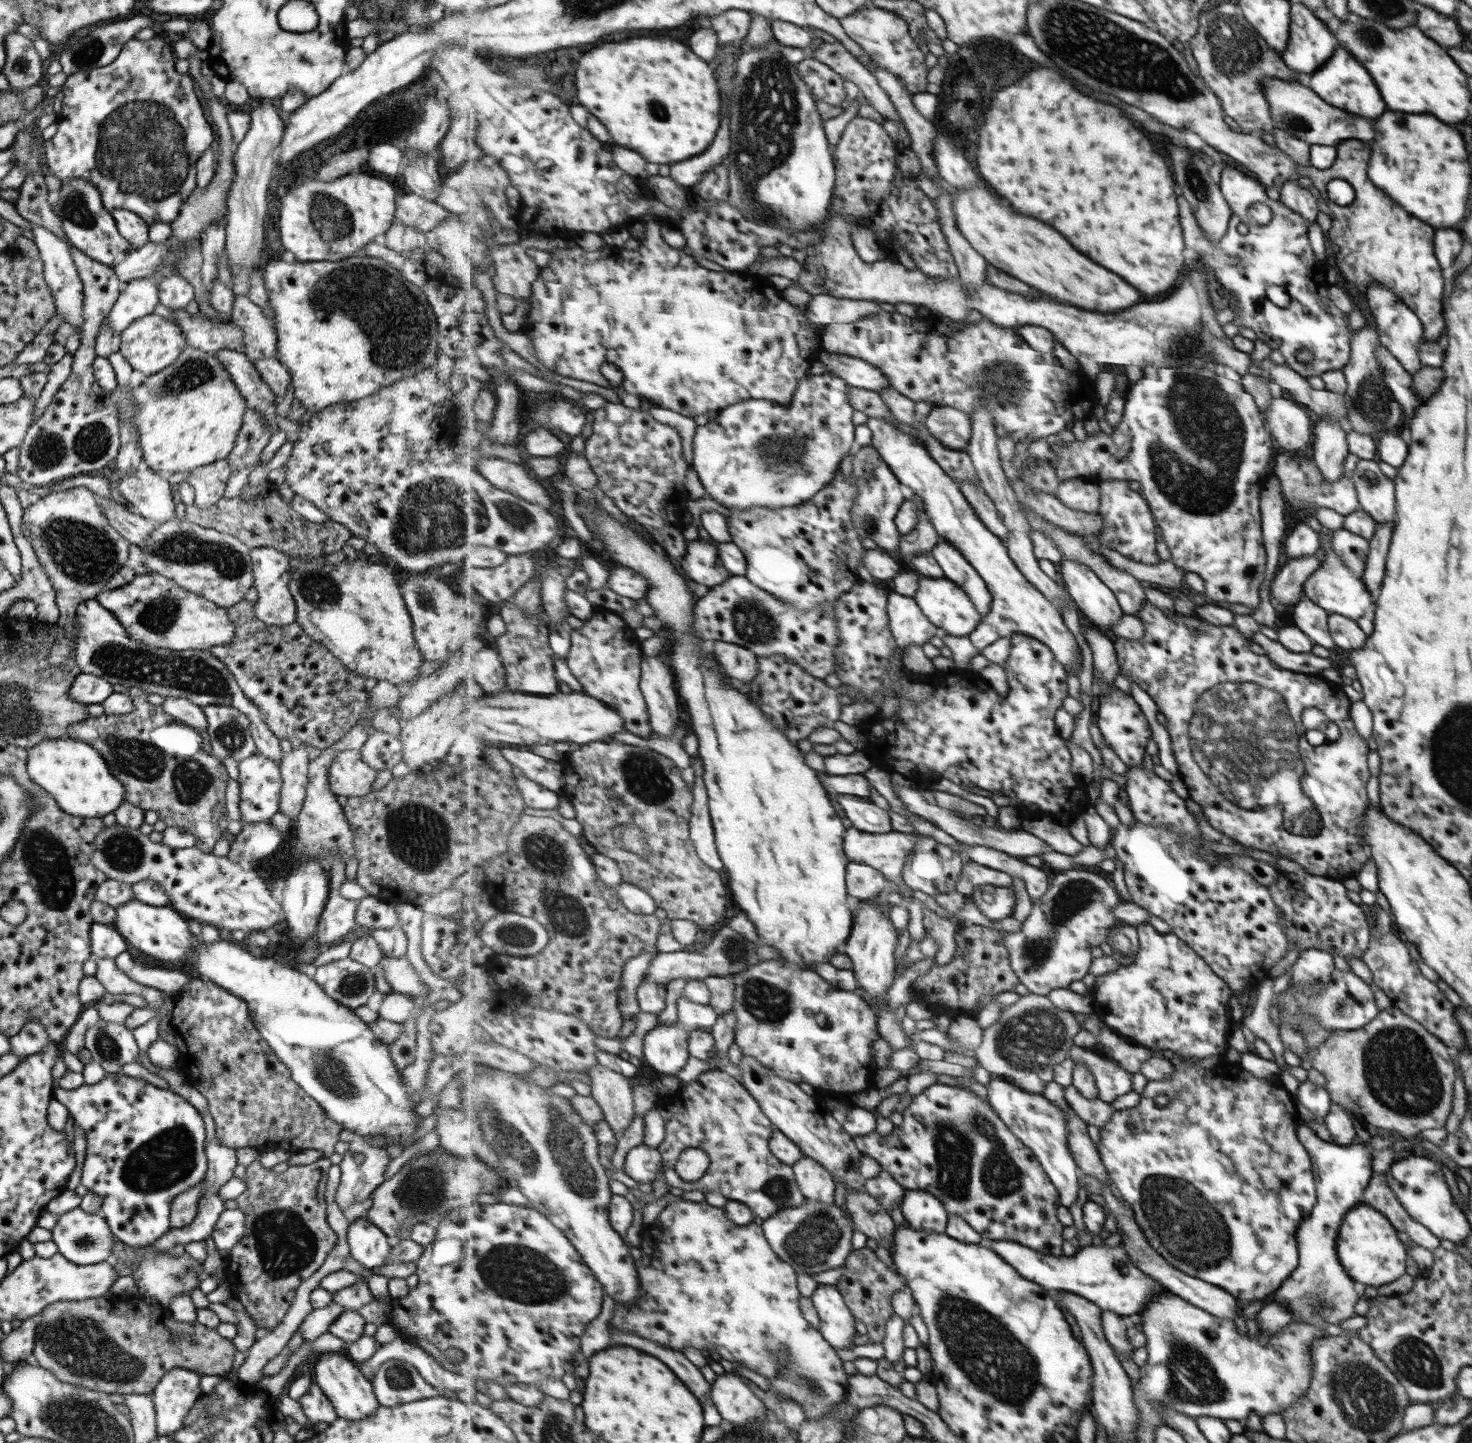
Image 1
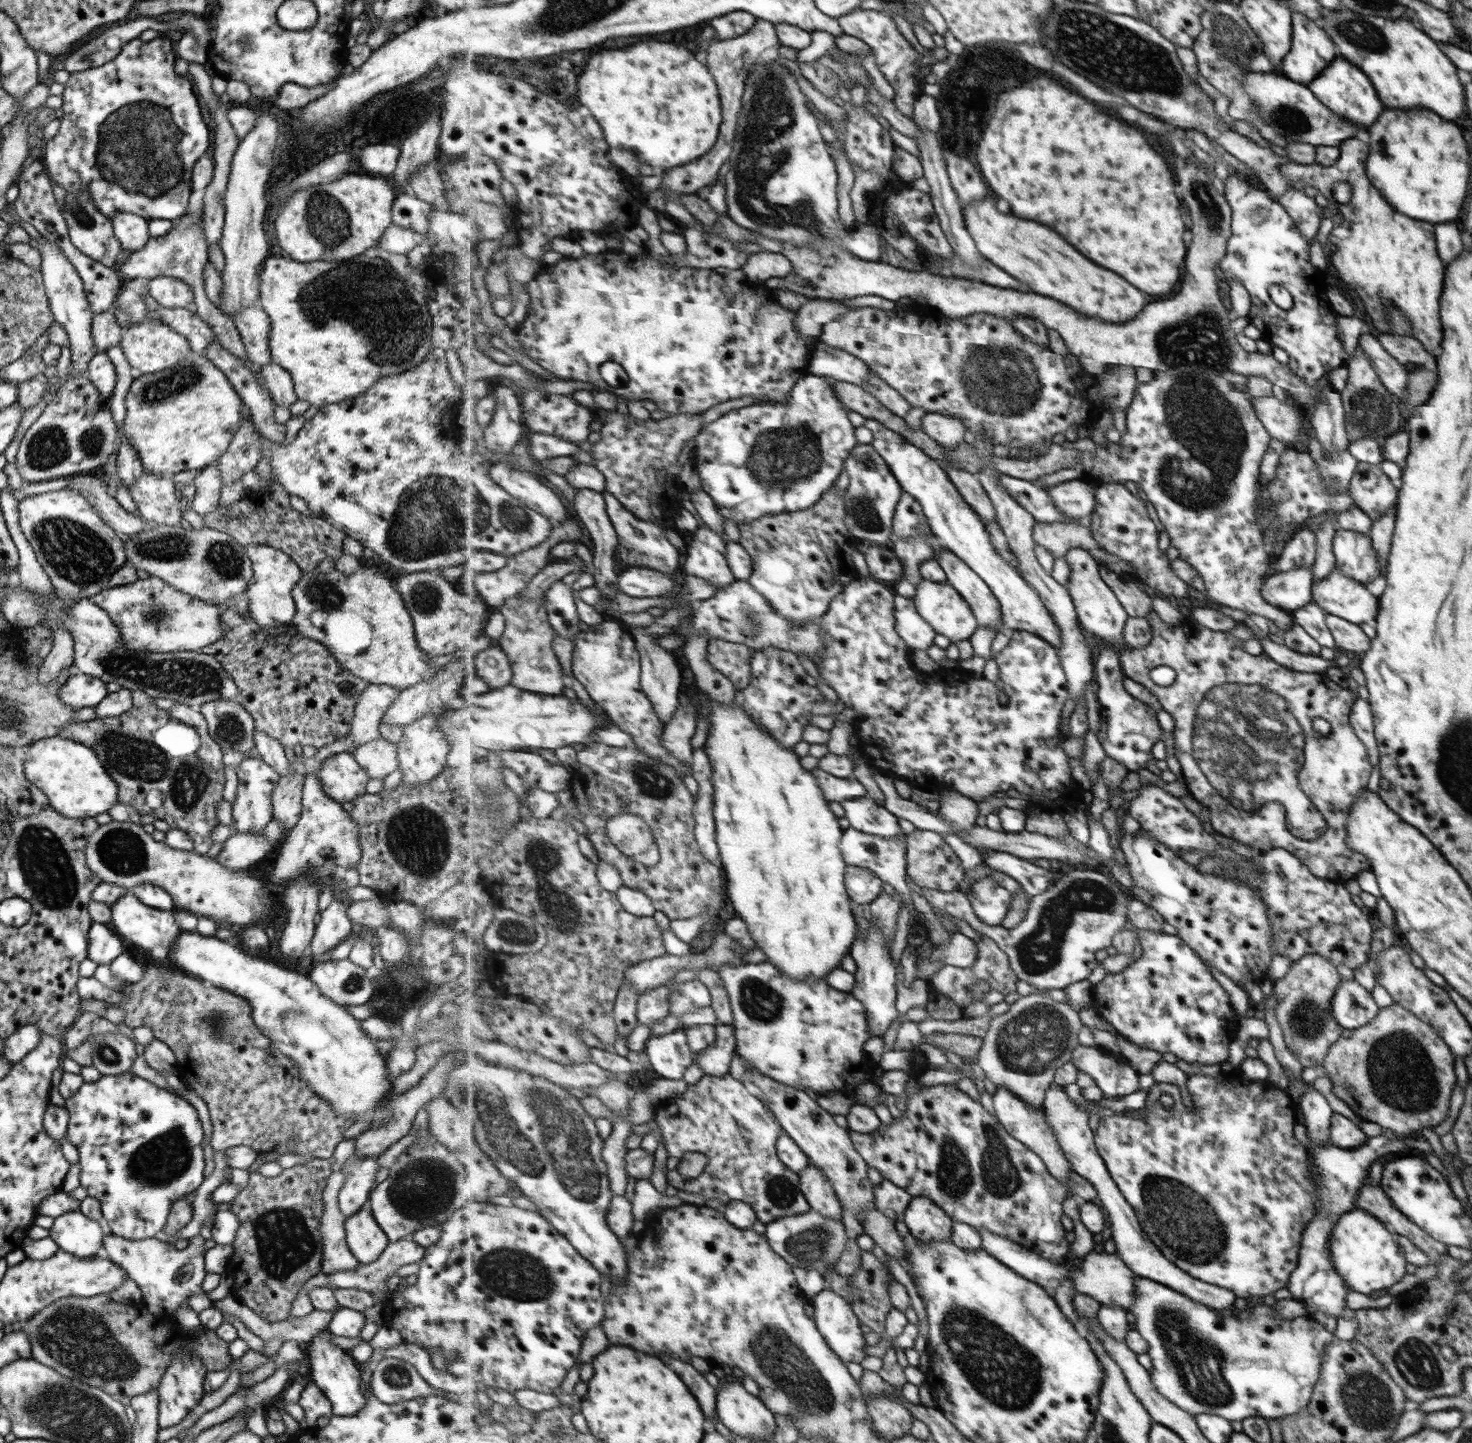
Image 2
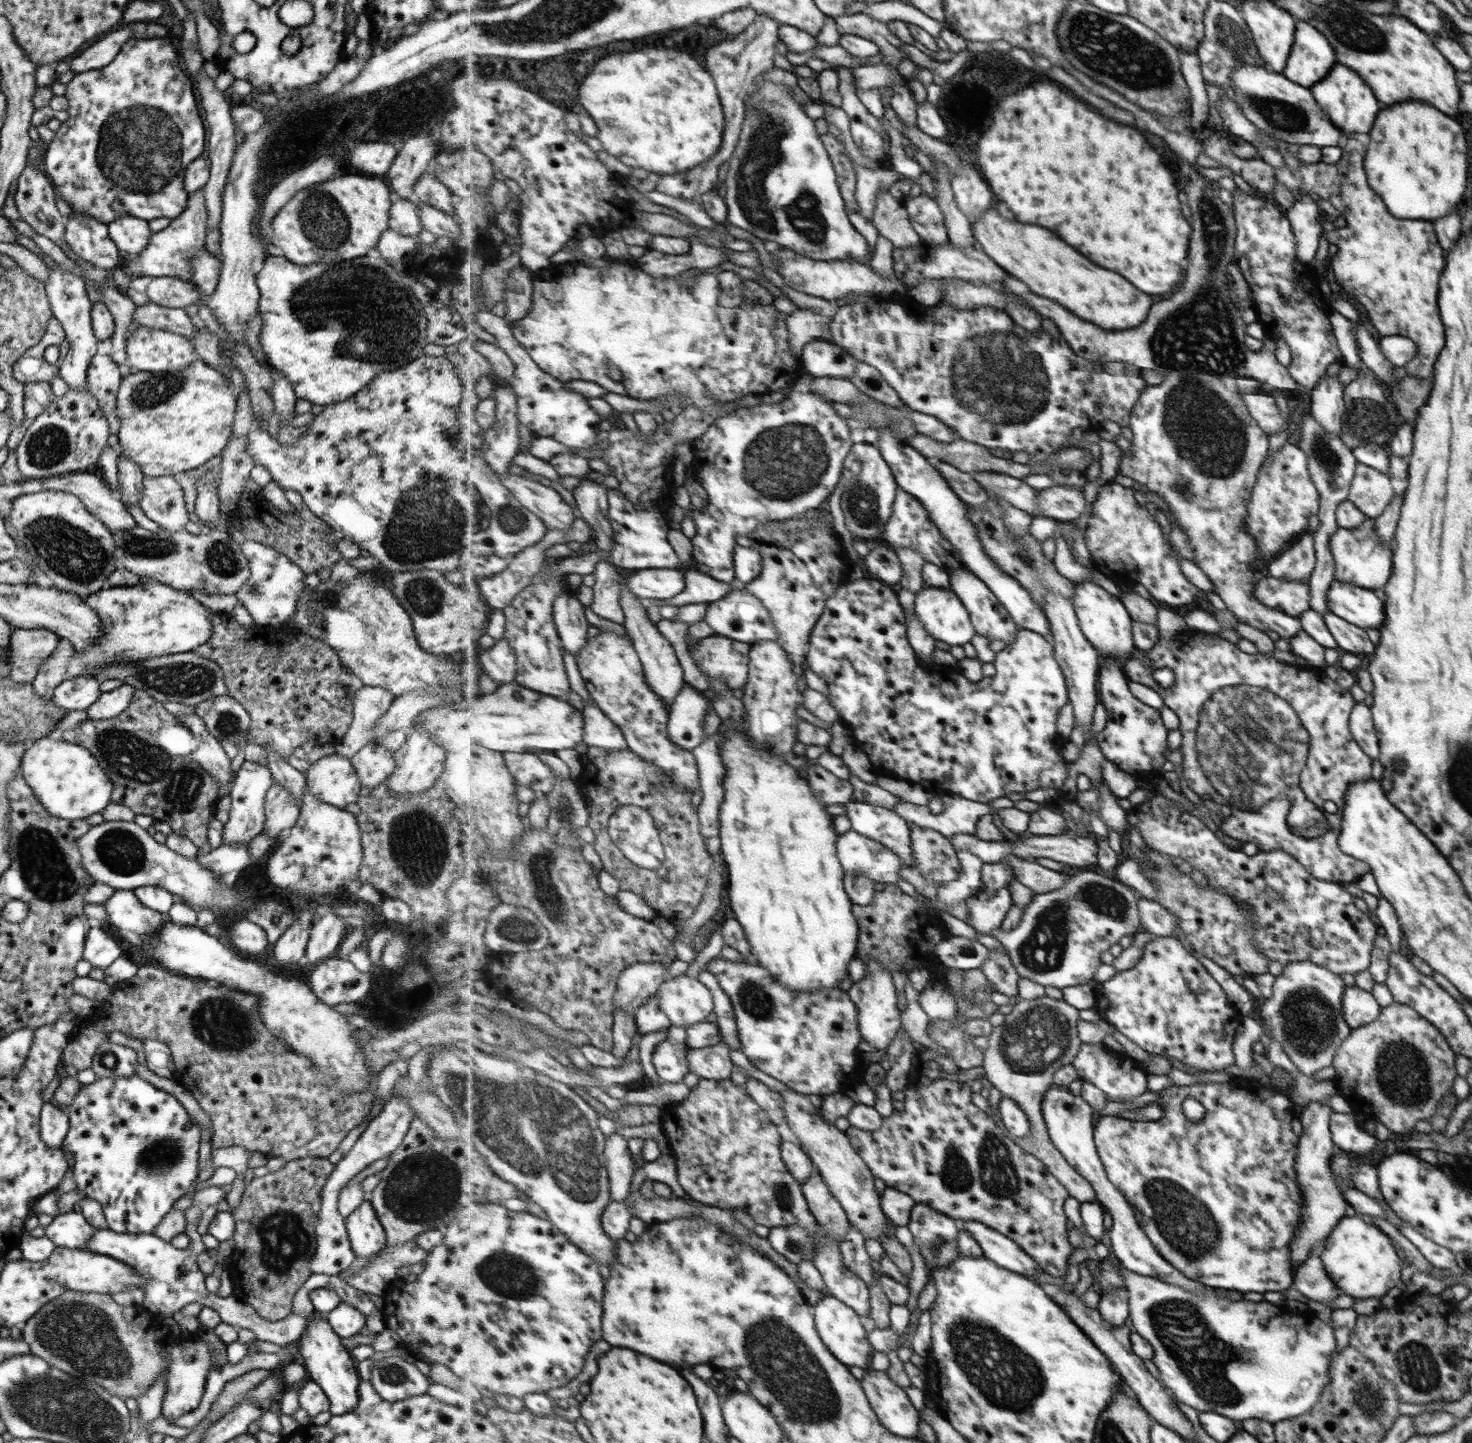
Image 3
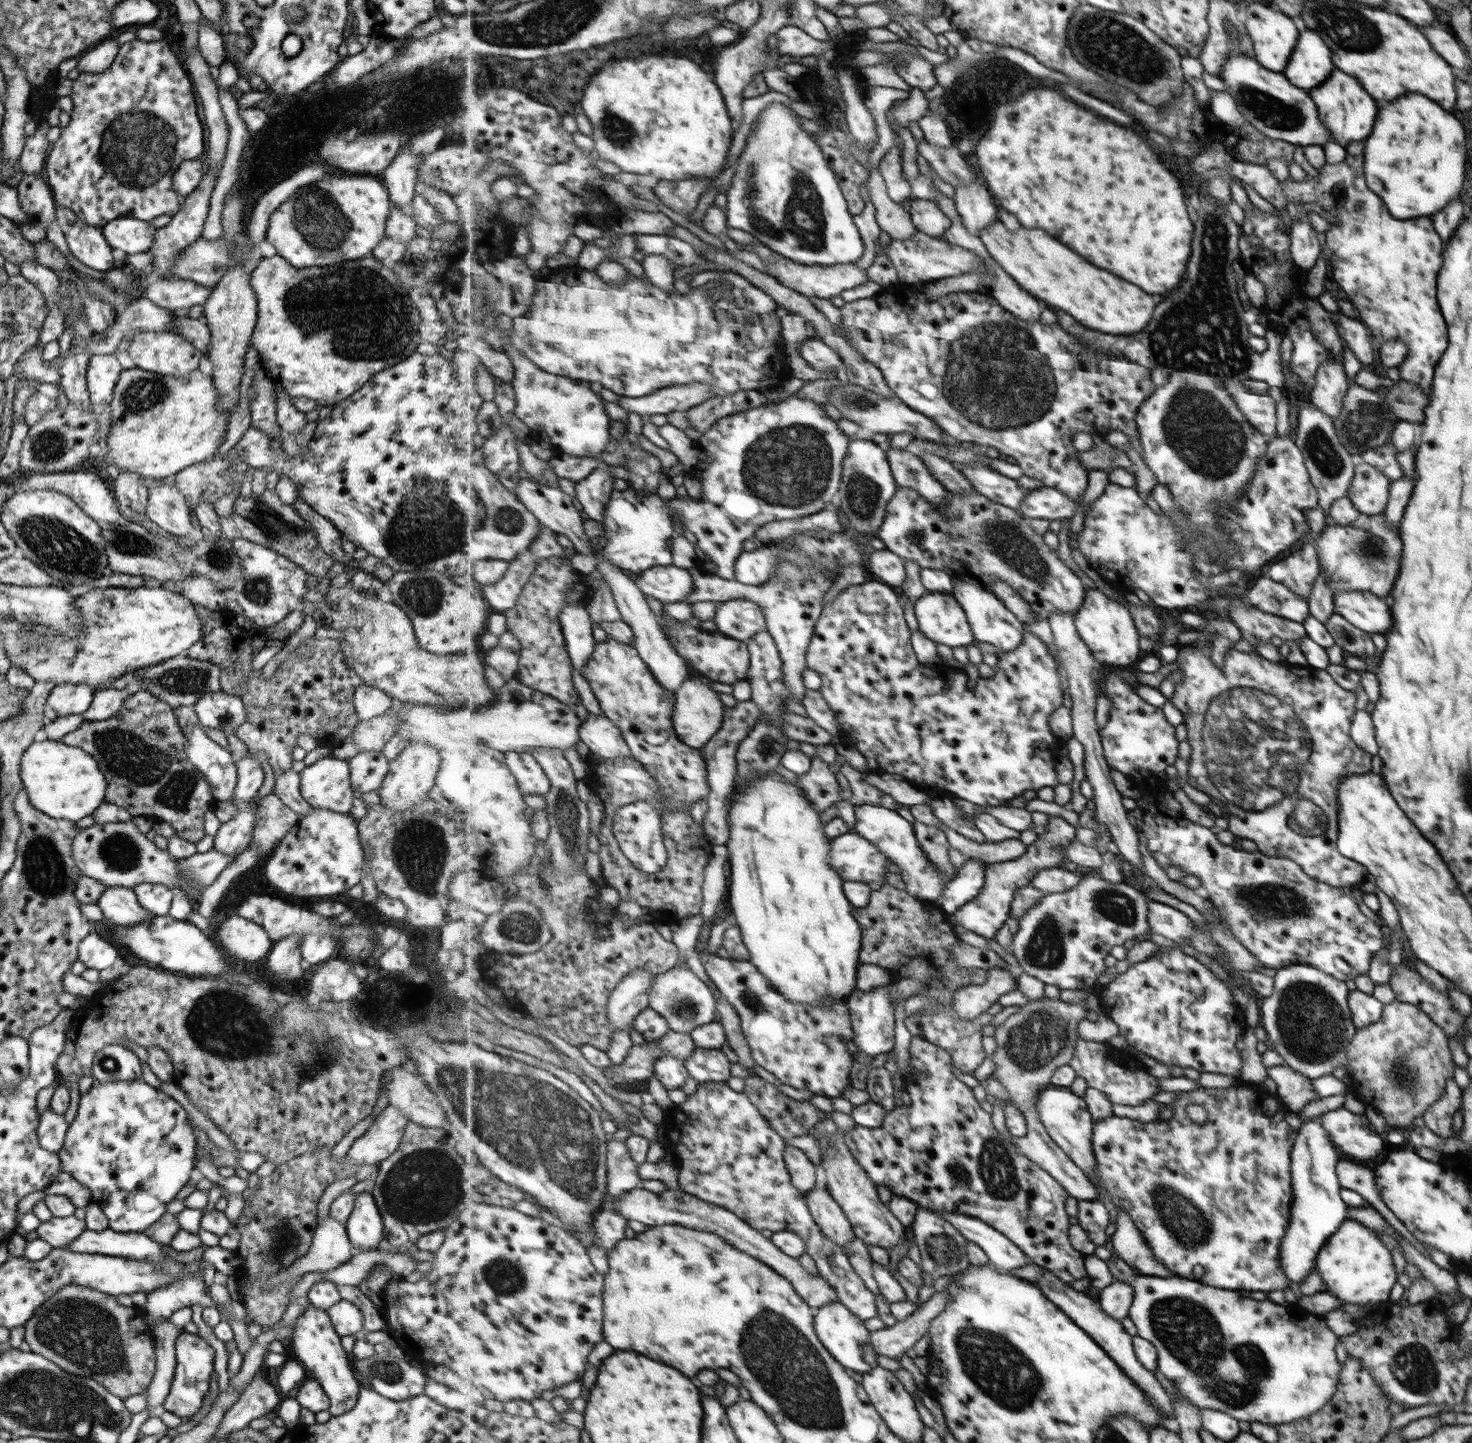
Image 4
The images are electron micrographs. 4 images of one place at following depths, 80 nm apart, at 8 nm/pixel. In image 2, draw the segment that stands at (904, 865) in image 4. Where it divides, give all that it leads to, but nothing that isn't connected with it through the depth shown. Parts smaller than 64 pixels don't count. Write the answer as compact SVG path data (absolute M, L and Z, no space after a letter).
M869 796L846 800L841 805L850 827L860 832L883 838L906 836L899 826L899 818L889 812L888 808L877 805Z

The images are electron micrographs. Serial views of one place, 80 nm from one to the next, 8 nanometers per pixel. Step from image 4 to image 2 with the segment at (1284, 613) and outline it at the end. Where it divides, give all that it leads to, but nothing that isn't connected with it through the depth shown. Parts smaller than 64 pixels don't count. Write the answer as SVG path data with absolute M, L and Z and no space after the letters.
M1302 566L1285 572L1277 572L1265 579L1260 595L1270 605L1281 610L1293 611L1312 601L1310 585L1312 584L1312 567Z

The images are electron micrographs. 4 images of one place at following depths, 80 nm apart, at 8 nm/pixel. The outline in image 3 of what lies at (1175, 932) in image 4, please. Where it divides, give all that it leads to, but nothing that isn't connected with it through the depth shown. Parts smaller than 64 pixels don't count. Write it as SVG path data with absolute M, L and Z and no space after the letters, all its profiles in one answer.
M1144 899L1137 900L1140 928L1154 936L1175 936L1179 928L1178 918L1158 902Z

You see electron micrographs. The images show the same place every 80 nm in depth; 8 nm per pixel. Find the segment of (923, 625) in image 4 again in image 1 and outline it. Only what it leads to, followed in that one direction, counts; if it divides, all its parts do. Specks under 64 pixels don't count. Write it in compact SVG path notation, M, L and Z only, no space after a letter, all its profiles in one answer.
M923 576L914 599L918 602L925 616L935 626L938 626L943 632L953 636L969 636L973 630L977 630L977 626L981 622L981 613L972 601L972 597L956 581L947 577L931 578Z

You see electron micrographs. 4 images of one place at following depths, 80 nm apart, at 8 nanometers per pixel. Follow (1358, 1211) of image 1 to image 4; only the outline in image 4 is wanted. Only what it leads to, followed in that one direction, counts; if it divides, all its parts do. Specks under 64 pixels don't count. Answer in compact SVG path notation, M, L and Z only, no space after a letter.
M1345 1220L1325 1241L1317 1251L1314 1268L1323 1280L1325 1291L1339 1299L1342 1305L1386 1302L1389 1290L1395 1284L1389 1250L1381 1244L1381 1238L1353 1220Z

